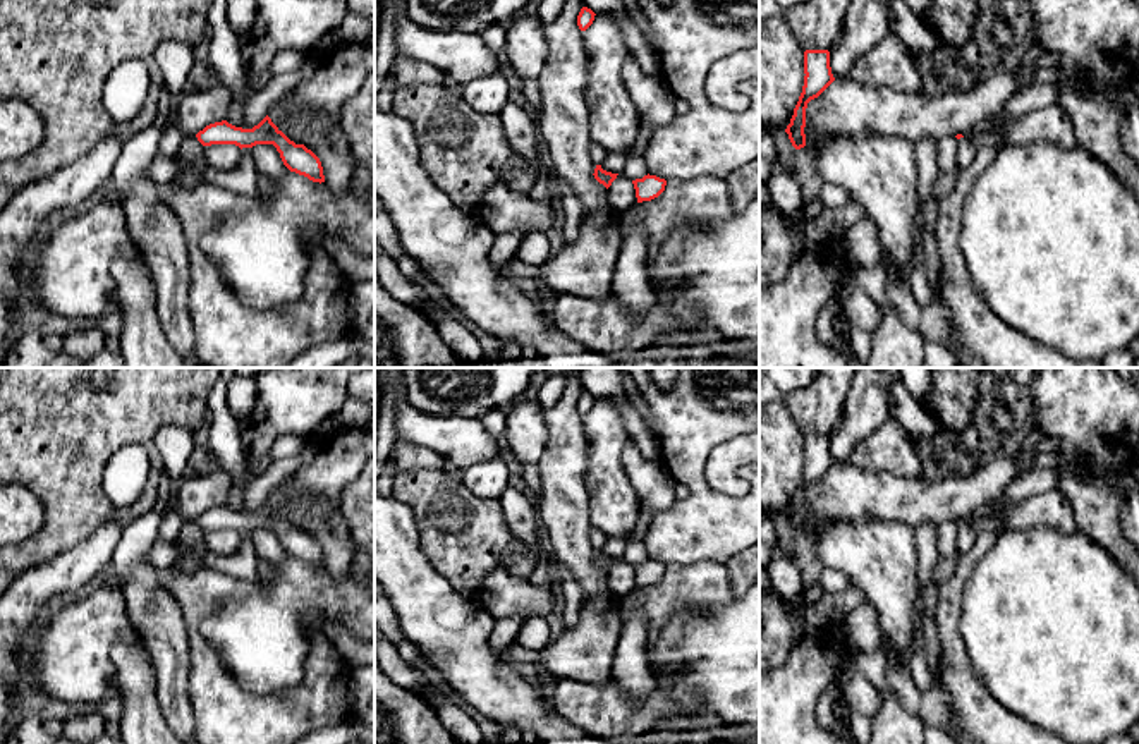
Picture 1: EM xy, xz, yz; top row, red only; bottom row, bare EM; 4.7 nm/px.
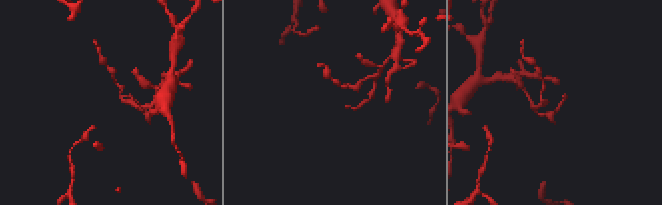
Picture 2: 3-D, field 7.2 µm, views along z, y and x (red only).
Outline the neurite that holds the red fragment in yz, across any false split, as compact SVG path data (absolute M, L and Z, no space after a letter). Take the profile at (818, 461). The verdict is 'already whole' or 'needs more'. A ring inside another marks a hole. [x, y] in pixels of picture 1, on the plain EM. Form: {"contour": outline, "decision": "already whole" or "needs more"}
{"contour": "M806 435L804 436L804 471L799 481L799 486L794 493L794 500L785 517L795 534L806 531L806 493L807 488L818 483L833 466L830 452L830 436L828 435Z", "decision": "already whole"}

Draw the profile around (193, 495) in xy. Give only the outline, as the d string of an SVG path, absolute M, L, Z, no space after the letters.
M220 466L204 473L187 474L168 491L172 509L186 521L196 521L206 510L227 505L232 490L232 476Z

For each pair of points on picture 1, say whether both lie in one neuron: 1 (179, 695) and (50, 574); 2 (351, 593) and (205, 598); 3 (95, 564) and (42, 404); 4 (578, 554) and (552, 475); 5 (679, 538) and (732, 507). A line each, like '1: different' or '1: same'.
1: different
2: different
3: different
4: same
5: same

